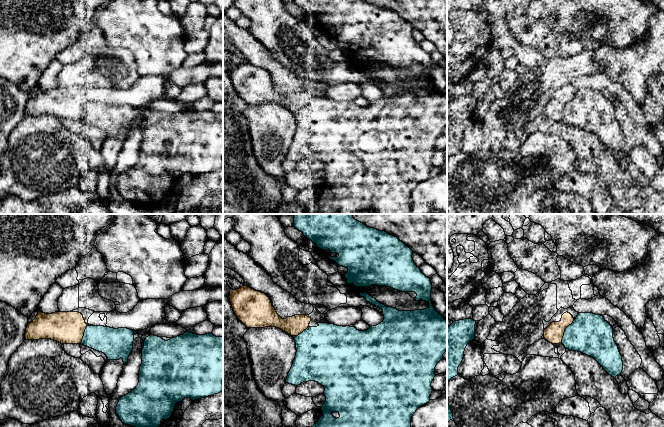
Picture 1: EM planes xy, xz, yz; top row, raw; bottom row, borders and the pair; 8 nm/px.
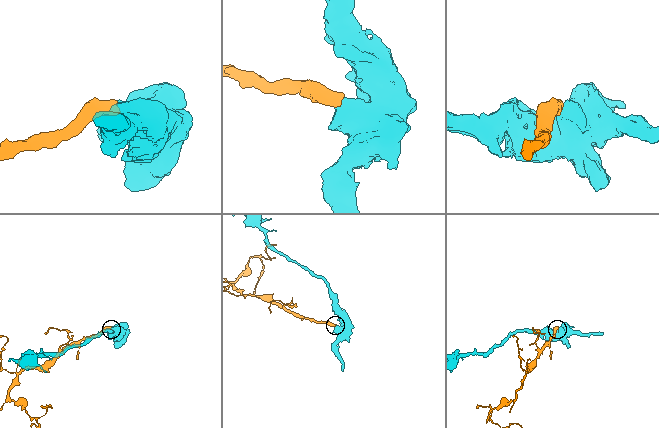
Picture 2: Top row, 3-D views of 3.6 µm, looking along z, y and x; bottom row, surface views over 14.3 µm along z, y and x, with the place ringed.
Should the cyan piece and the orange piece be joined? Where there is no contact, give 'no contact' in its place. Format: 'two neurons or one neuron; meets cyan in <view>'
one neuron; meets cyan in yz

